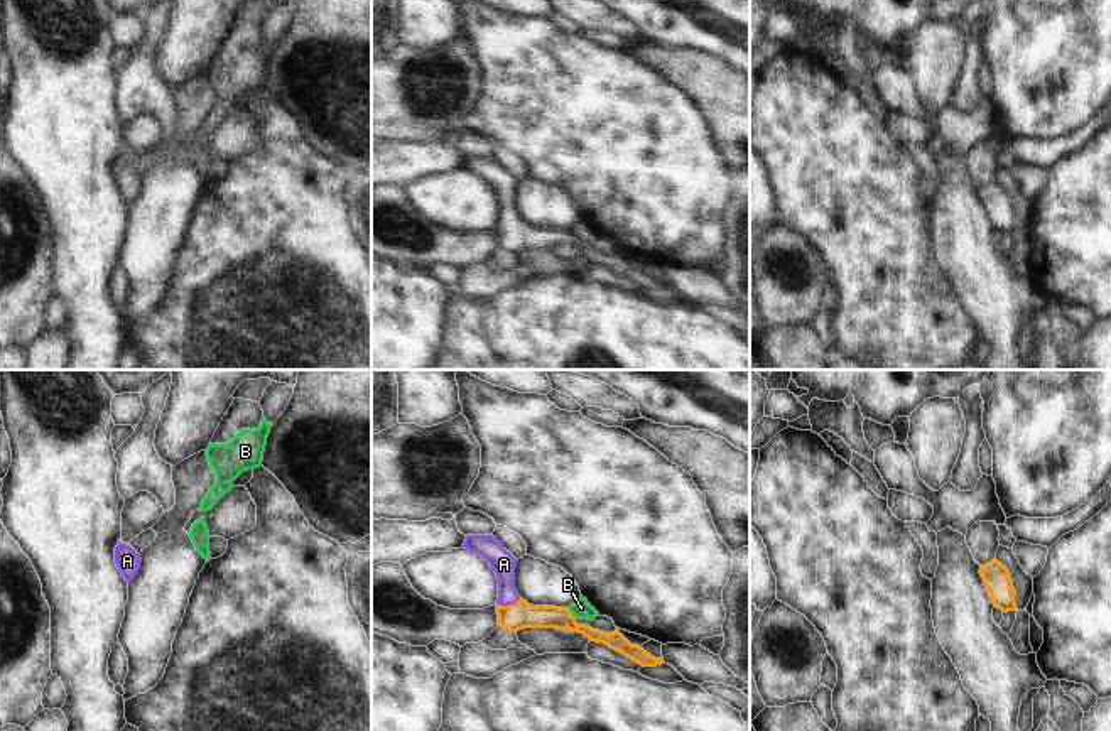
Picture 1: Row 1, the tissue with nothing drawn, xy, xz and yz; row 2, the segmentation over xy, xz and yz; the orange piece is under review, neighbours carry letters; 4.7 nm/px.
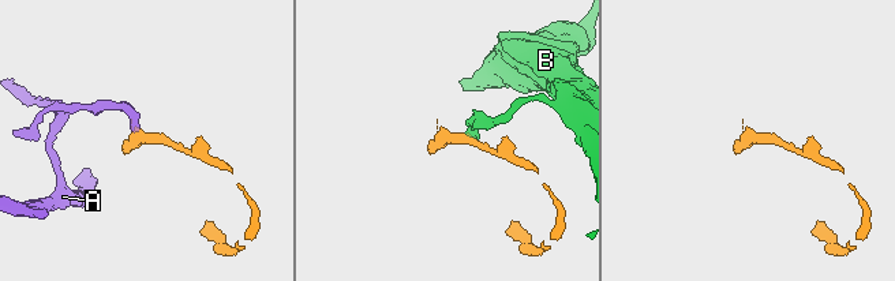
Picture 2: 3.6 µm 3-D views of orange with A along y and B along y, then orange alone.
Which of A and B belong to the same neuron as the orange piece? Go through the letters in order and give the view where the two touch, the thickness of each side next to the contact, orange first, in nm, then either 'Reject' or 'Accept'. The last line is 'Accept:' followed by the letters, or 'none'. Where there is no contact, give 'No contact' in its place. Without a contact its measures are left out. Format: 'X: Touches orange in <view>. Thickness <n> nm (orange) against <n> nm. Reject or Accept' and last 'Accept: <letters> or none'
A: Touches orange in xz. Thickness 130 nm (orange) against 120 nm. Accept
B: Touches orange in xz. Thickness 130 nm (orange) against 90 nm. Reject
Accept: A.

